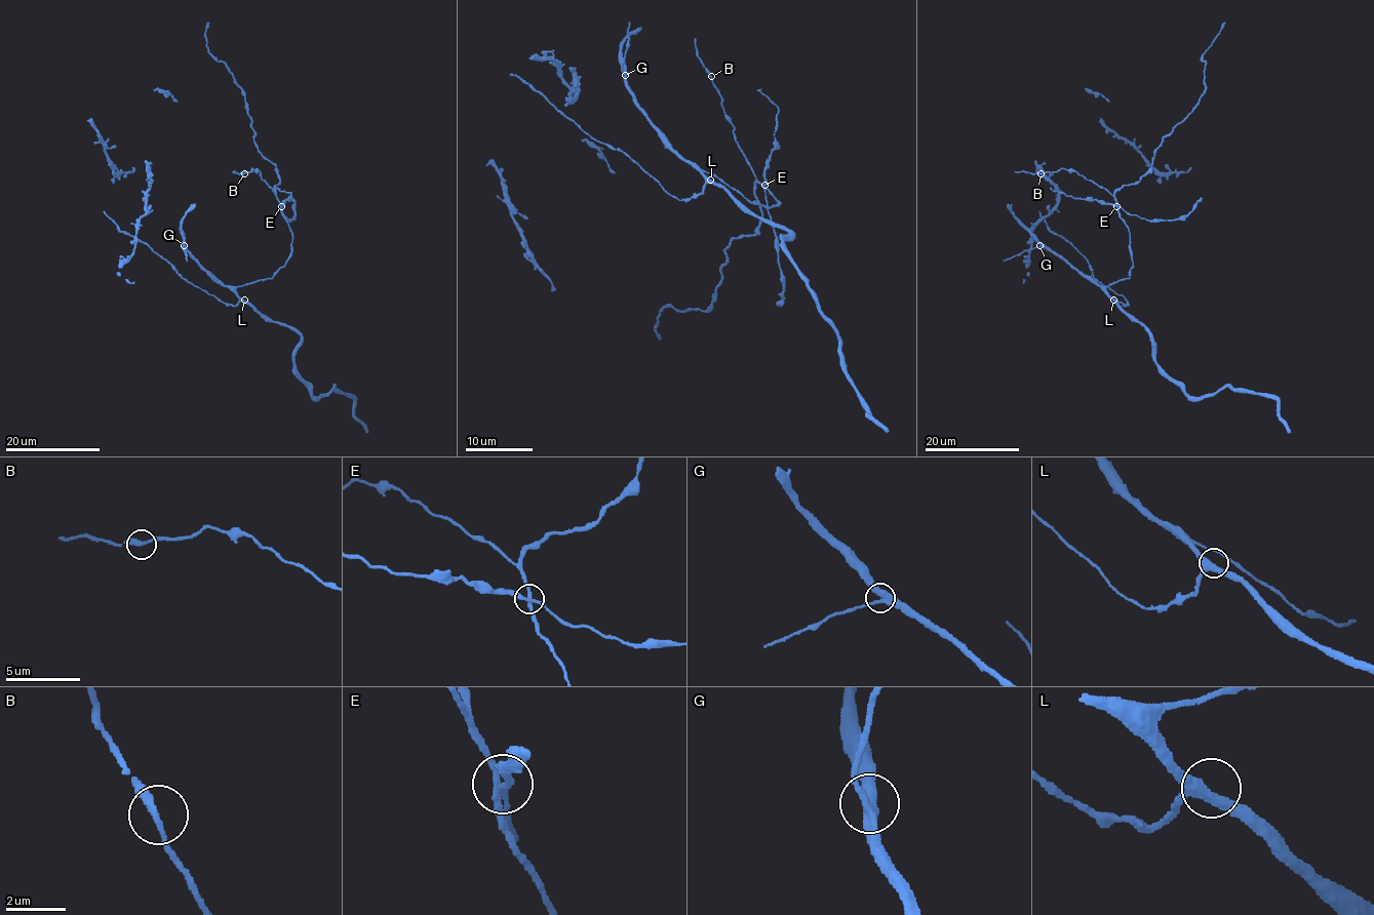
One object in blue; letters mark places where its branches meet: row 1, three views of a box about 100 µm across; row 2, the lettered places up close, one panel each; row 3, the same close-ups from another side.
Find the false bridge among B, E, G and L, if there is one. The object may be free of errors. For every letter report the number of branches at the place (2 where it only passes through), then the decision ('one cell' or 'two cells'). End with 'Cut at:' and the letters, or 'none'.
B: 2 branches meet; one cell
E: 4 branches meet; two cells
G: 3 branches meet; one cell
L: 3 branches meet; one cell
Cut at: E

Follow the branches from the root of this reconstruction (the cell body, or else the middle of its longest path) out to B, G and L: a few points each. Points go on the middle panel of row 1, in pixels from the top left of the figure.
B: (680, 199), (702, 191), (706, 177), (701, 169), (751, 203), (780, 203), (754, 177), (738, 147), (710, 76)
G: (680, 199), (696, 198), (706, 185), (706, 177), (672, 147), (650, 120), (630, 90), (625, 75)
L: (680, 199), (696, 198), (710, 180)

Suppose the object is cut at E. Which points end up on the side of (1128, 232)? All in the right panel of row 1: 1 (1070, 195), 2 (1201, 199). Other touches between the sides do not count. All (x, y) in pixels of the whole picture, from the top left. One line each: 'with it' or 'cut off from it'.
1: cut off from it
2: cut off from it

